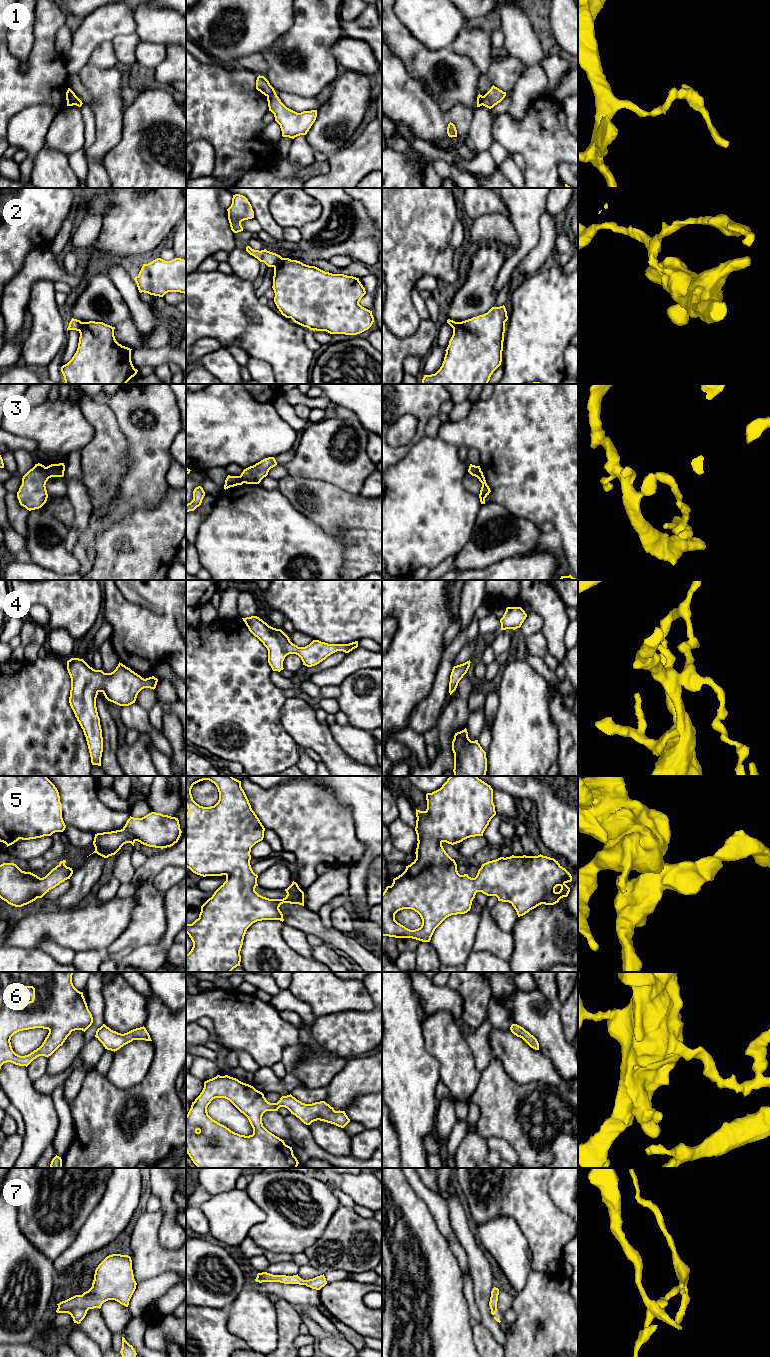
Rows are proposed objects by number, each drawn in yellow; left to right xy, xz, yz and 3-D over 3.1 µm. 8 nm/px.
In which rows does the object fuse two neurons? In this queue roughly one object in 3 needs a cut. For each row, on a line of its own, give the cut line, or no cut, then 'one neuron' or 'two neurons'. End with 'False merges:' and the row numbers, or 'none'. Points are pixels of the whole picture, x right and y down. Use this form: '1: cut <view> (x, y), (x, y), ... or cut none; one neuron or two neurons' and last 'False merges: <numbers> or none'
1: cut yz (484, 96), (481, 104); two neurons
2: cut xz (282, 258), (274, 267); two neurons
3: cut xy (45, 467), (50, 477); two neurons
4: cut none; one neuron
5: cut none; one neuron
6: cut none; one neuron
7: cut none; one neuron
False merges: 1, 2, 3

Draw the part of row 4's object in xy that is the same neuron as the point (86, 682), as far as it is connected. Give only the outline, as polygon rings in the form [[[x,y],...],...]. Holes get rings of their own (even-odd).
[[[71,658],[67,661],[67,670],[71,678],[70,706],[86,737],[92,765],[101,766],[103,737],[96,707],[98,693],[102,692],[108,701],[119,706],[129,706],[135,703],[137,695],[142,689],[154,690],[158,679],[154,676],[144,679],[120,662],[113,672],[104,673],[102,670],[90,667],[83,659]]]

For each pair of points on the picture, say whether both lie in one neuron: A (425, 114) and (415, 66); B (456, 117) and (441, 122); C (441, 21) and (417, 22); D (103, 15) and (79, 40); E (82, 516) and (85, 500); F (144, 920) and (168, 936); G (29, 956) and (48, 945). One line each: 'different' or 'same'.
A: different
B: different
C: same
D: same
E: same
F: different
G: different

